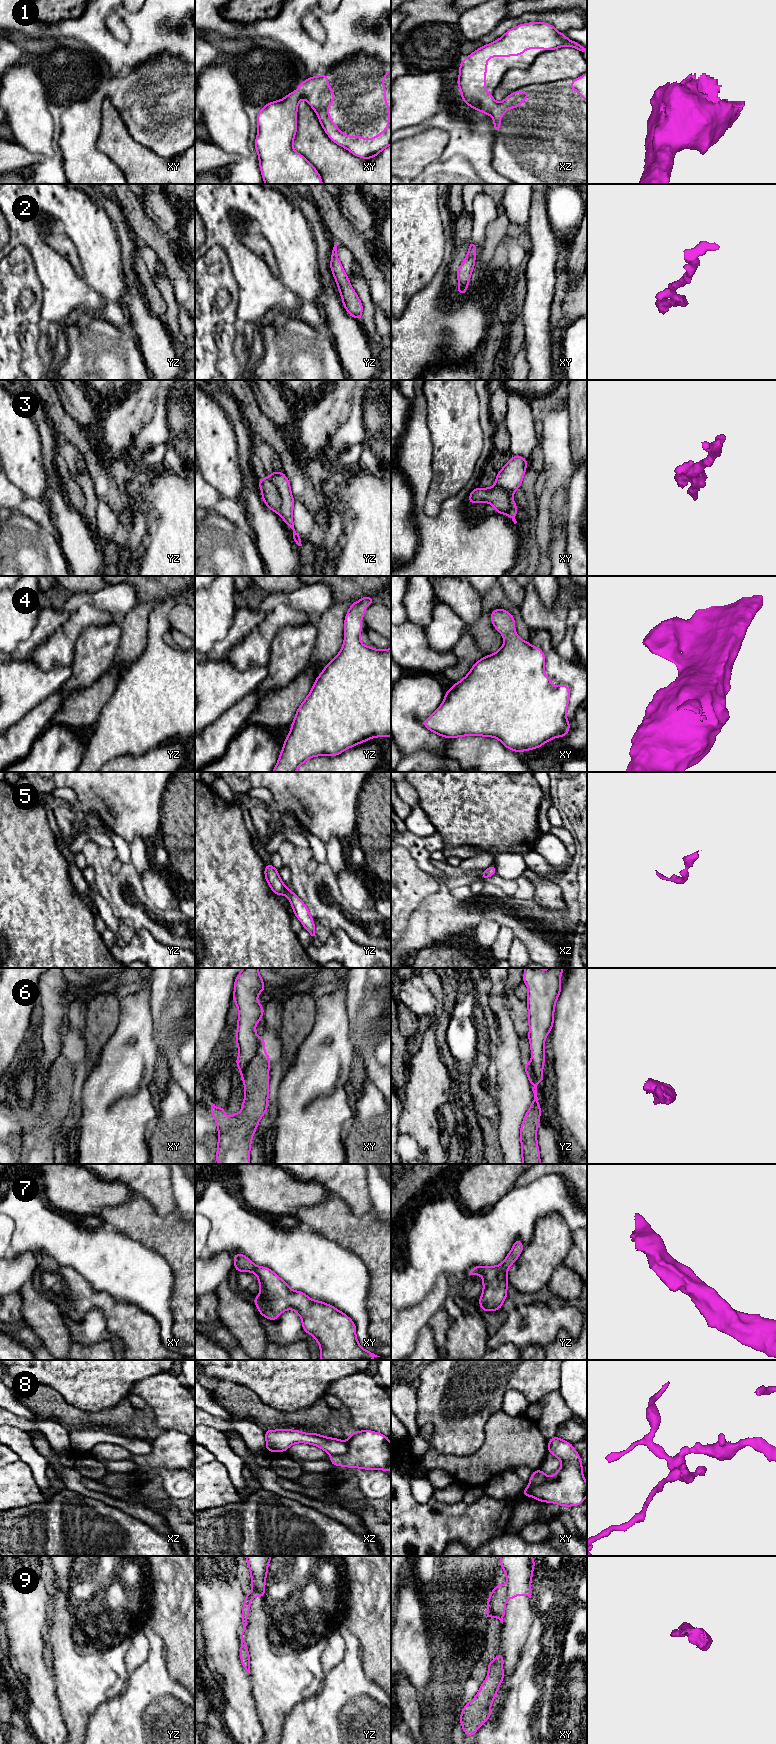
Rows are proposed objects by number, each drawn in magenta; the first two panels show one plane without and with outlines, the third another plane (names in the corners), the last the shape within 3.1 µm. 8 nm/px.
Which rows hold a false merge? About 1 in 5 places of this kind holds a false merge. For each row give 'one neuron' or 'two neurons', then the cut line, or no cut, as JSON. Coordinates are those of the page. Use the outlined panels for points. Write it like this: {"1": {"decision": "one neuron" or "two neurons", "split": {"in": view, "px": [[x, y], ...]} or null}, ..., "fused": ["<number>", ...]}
{"1": {"decision": "one neuron", "split": null}, "2": {"decision": "one neuron", "split": null}, "3": {"decision": "two neurons", "split": {"in": "yz", "px": [[269, 476], [281, 499], [280, 514]]}}, "4": {"decision": "one neuron", "split": null}, "5": {"decision": "one neuron", "split": null}, "6": {"decision": "two neurons", "split": {"in": "xy", "px": [[264, 1052], [256, 1054], [241, 1073]]}}, "7": {"decision": "one neuron", "split": null}, "8": {"decision": "two neurons", "split": {"in": "xy", "px": [[548, 1477], [540, 1484], [530, 1487], [531, 1495]]}}, "9": {"decision": "two neurons", "split": {"in": "yz", "px": [[250, 1594], [251, 1598]]}}, "fused": ["3", "6", "8", "9"]}

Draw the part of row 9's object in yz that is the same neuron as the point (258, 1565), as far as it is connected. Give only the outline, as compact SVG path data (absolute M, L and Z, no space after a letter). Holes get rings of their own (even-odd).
M245 1556L251 1574L252 1594L254 1597L264 1597L268 1565L272 1556Z

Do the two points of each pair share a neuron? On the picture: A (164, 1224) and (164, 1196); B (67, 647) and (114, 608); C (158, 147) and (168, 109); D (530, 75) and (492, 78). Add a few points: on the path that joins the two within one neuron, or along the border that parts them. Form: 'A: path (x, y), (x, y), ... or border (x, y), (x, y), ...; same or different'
A: border (146, 1201), (161, 1215), (169, 1215), (176, 1212); different
B: path (71, 633), (96, 608), (100, 608); same
C: path (167, 138), (168, 118); same
D: border (524, 68), (510, 68), (495, 88), (493, 99); different

